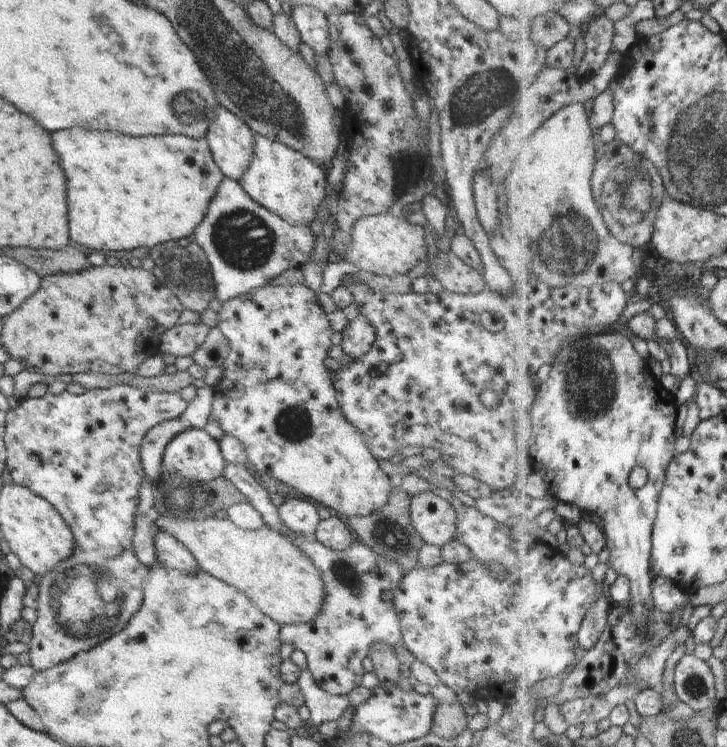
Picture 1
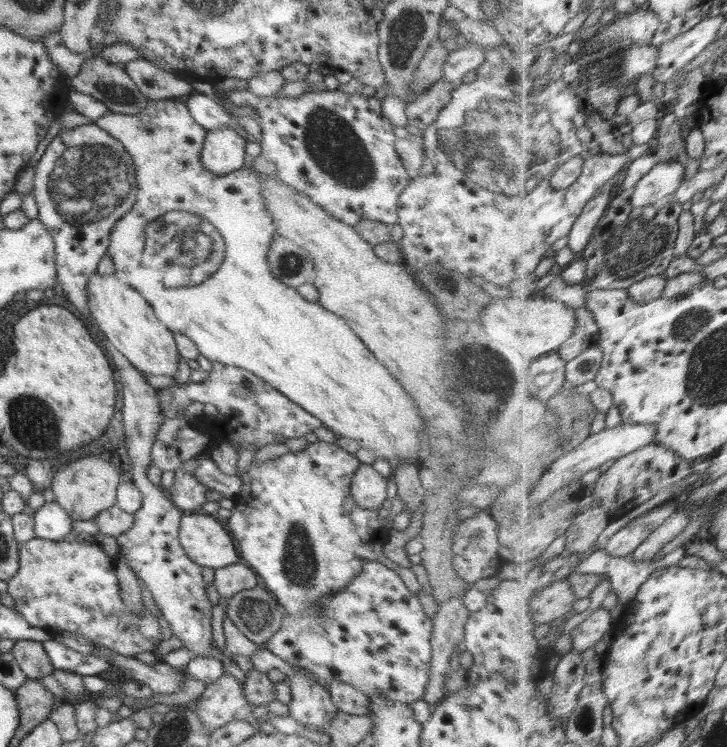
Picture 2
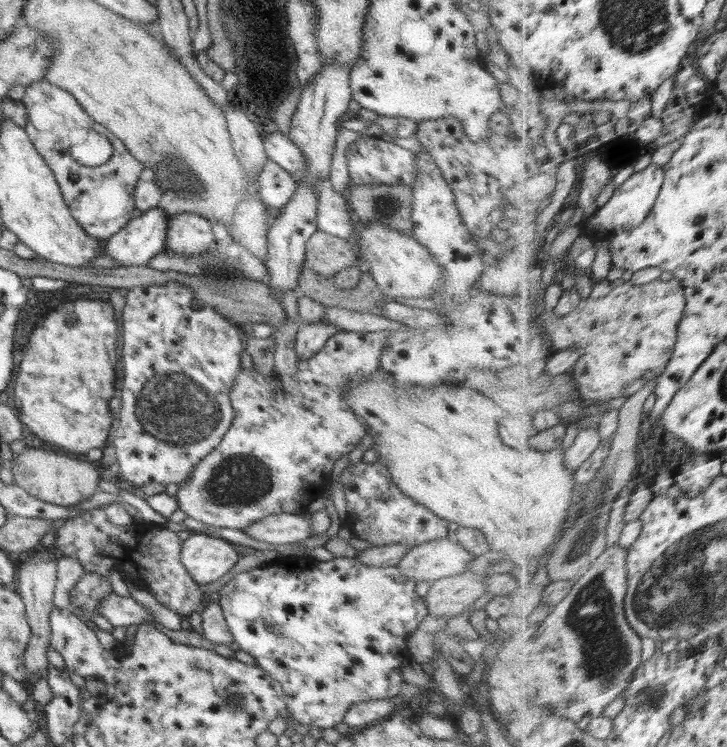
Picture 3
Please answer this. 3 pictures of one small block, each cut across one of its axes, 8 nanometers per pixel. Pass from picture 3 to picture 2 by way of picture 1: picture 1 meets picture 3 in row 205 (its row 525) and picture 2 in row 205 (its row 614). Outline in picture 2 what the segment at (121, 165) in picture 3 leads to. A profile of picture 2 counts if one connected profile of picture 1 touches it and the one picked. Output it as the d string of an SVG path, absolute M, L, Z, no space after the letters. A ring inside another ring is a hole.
M95 124L76 126L76 128L60 130L52 142L46 146L42 158L35 167L36 176L31 183L37 207L35 216L46 227L55 245L55 267L57 270L57 282L62 286L68 302L78 310L82 318L86 318L90 332L96 332L96 340L106 348L106 352L112 358L112 364L116 366L120 374L122 384L122 418L125 432L125 448L128 450L132 467L132 483L142 493L142 506L134 515L132 528L122 536L117 537L120 556L125 560L133 573L144 580L145 588L150 591L156 606L170 625L172 635L183 643L195 657L212 657L210 651L215 648L216 640L212 626L212 604L208 599L207 586L202 579L202 569L198 566L182 548L179 543L180 521L183 517L180 510L162 489L158 488L147 476L148 467L153 464L151 448L156 440L156 433L160 425L166 420L161 408L159 408L158 396L152 386L138 372L130 361L119 353L110 341L98 330L99 326L89 311L89 298L87 286L89 278L96 272L98 263L107 254L110 246L110 233L113 226L128 212L136 202L138 188L136 188L136 167L130 154L118 139L108 135Z

